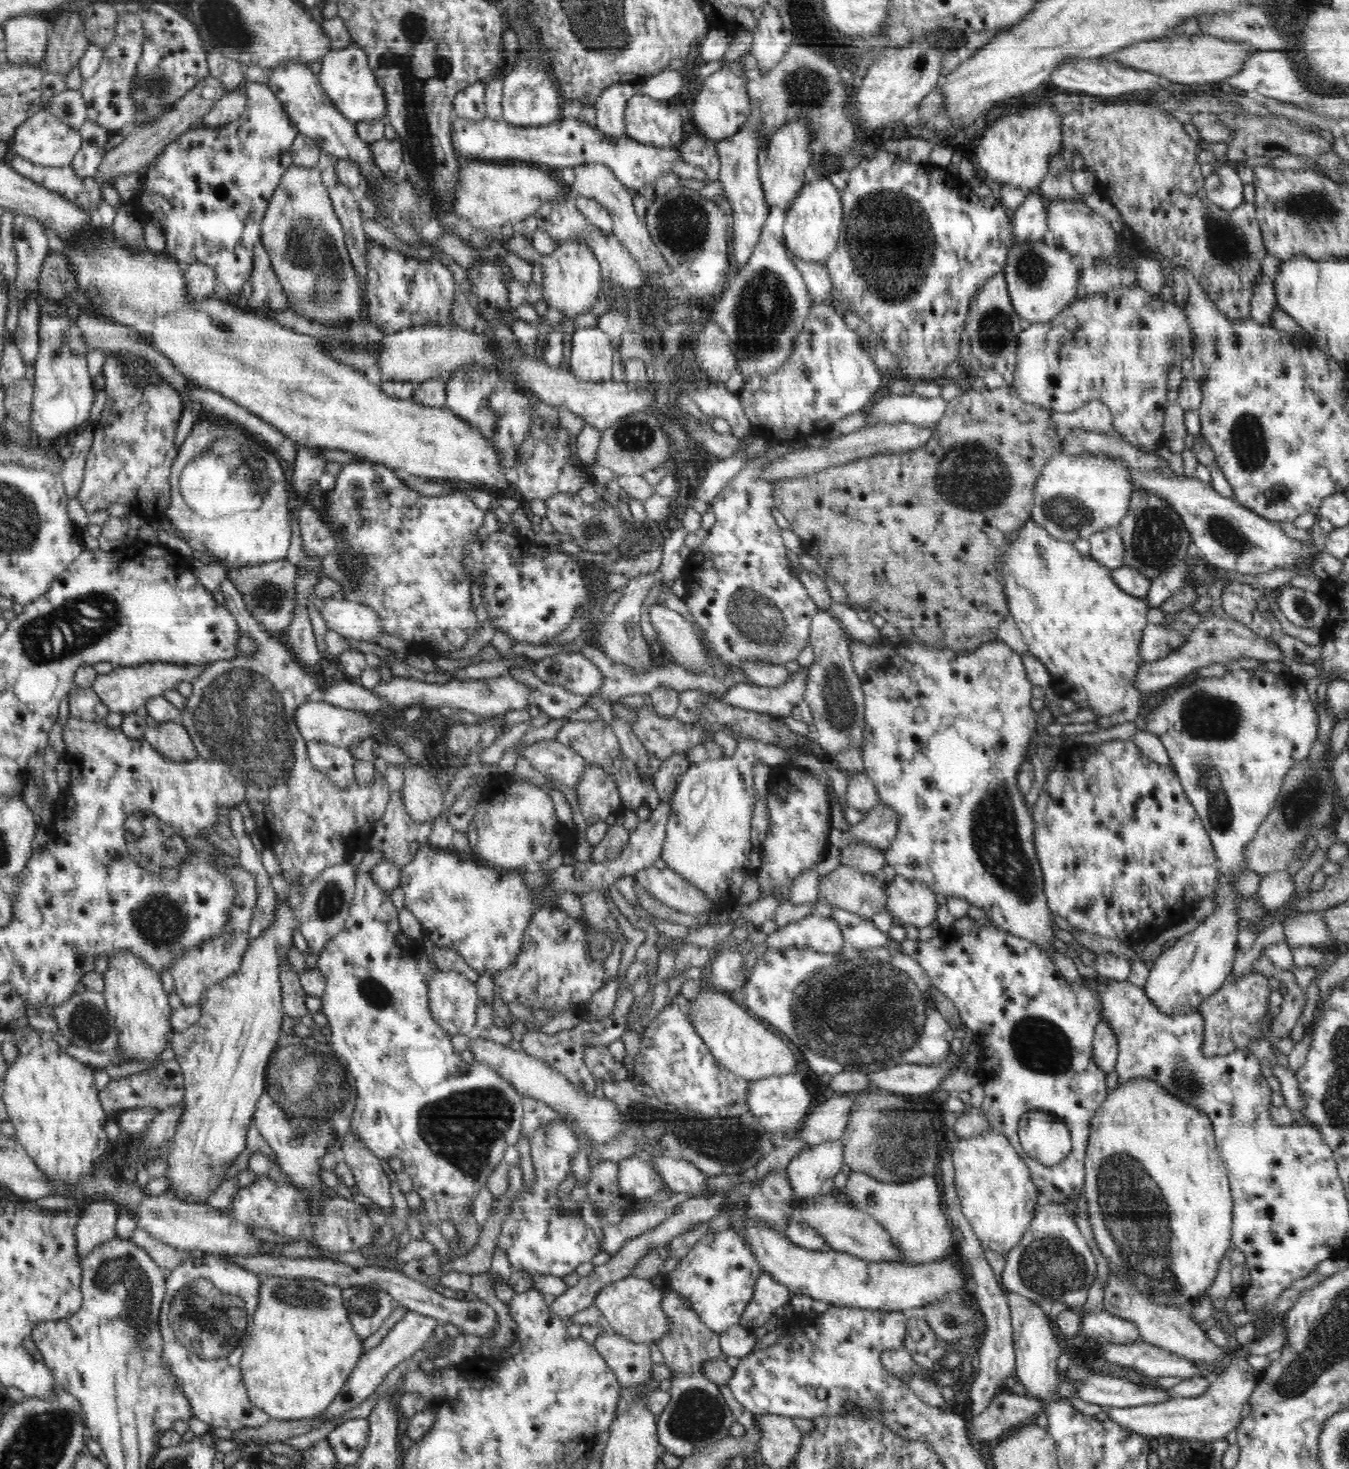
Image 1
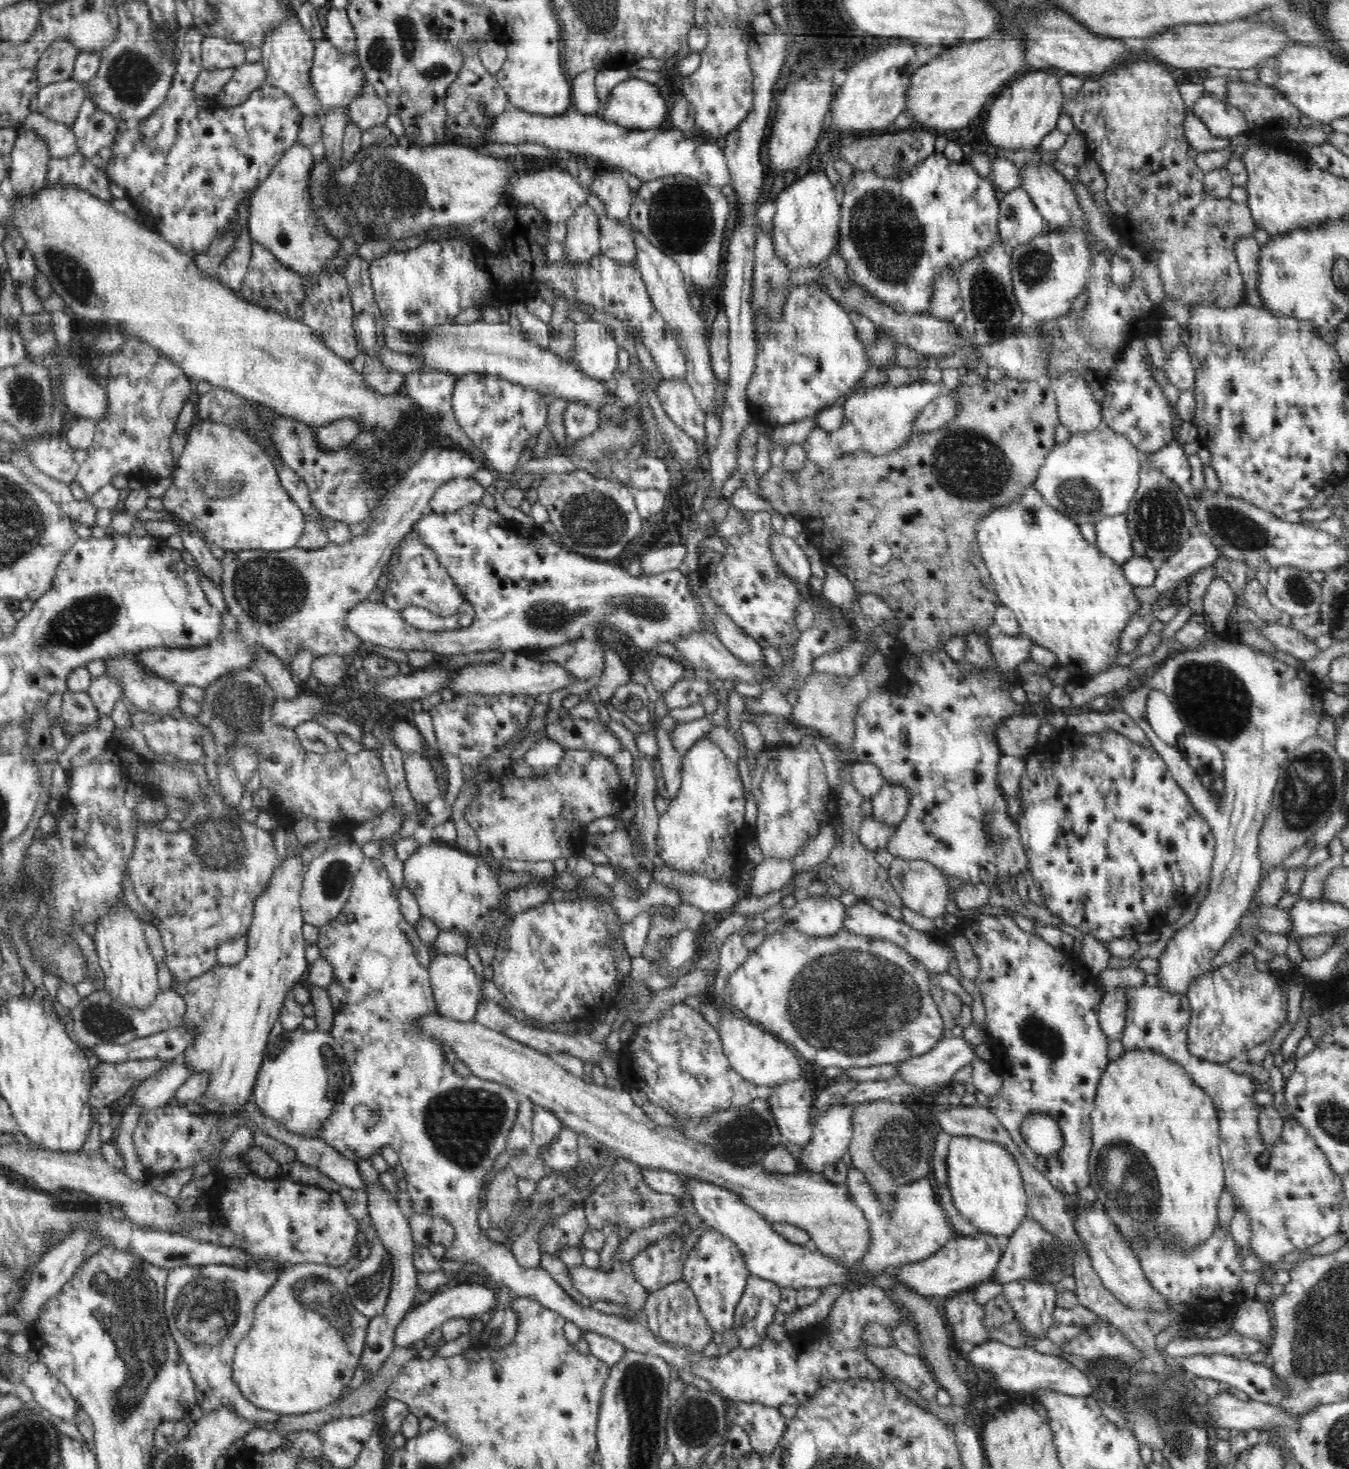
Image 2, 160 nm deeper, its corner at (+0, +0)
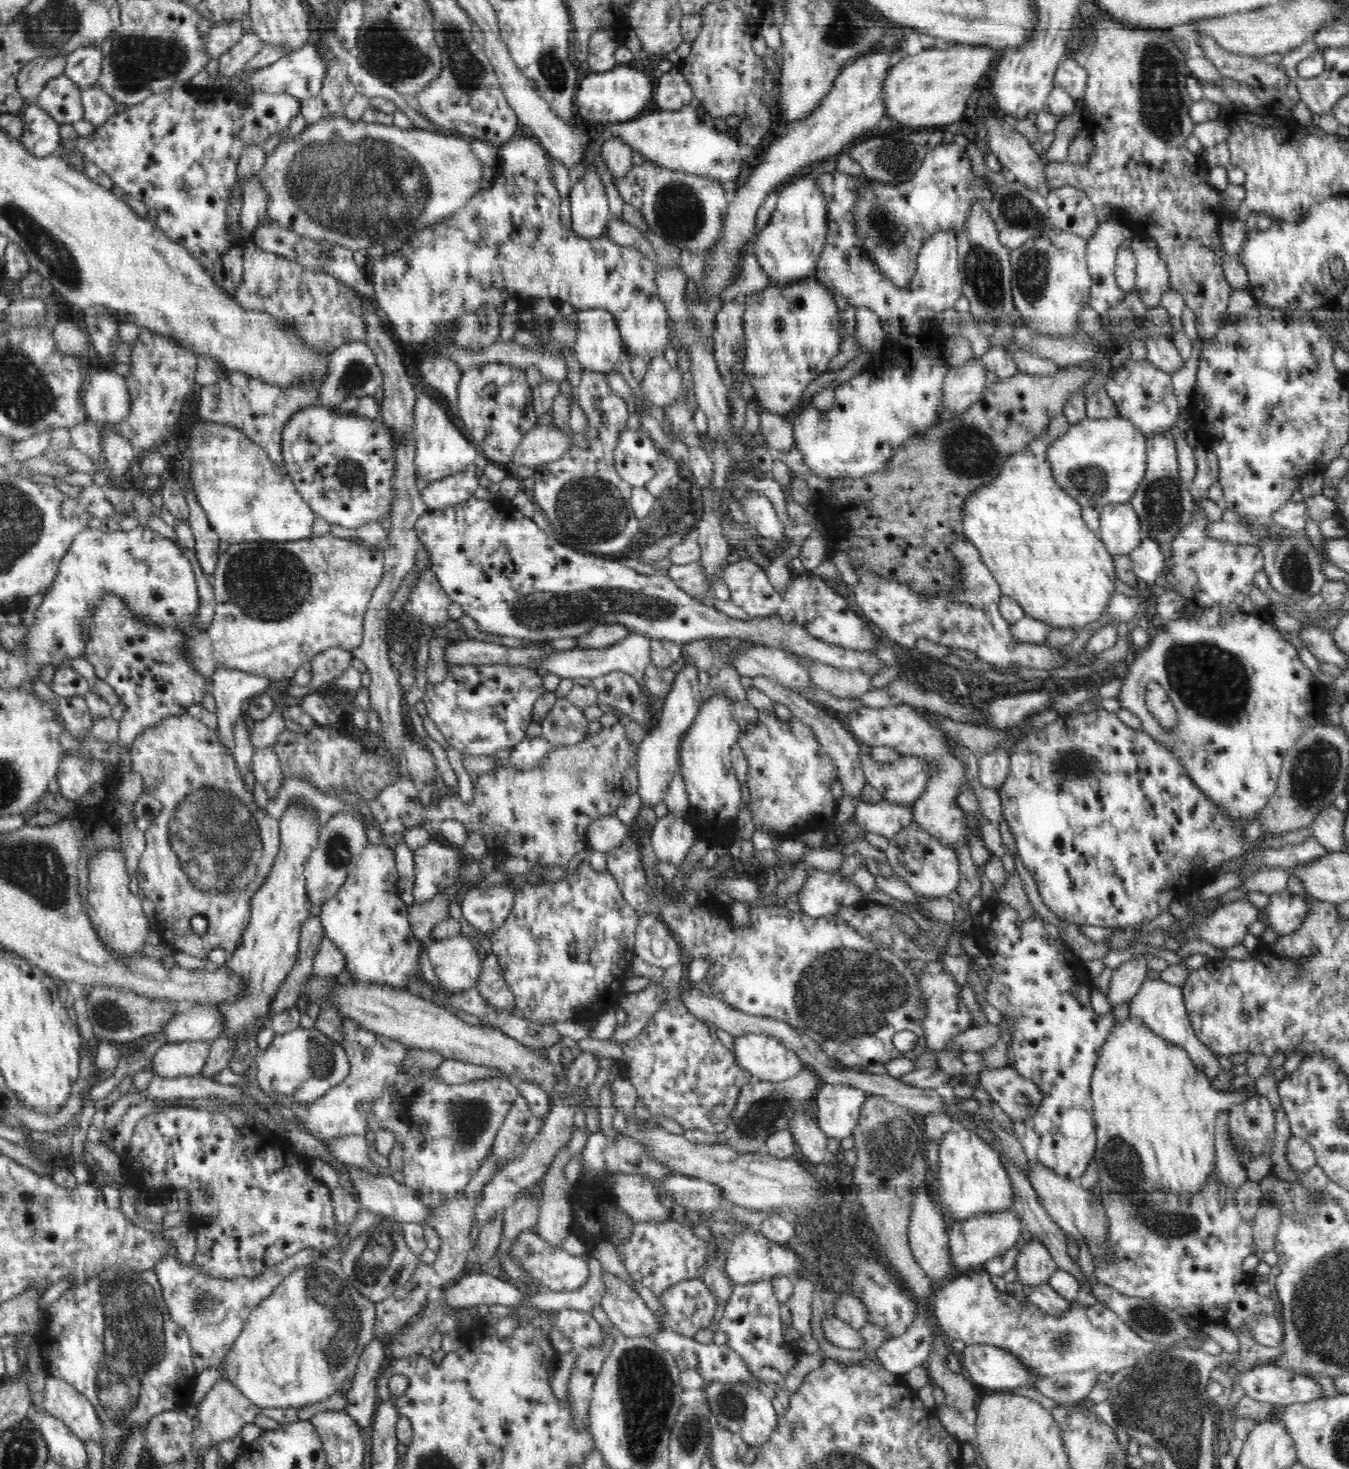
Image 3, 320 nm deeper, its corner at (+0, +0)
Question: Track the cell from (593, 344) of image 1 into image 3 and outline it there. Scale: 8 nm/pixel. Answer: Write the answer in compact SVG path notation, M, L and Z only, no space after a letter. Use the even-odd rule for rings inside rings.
M606 309L577 310L573 347L582 368L607 374L620 364L623 342L614 315Z

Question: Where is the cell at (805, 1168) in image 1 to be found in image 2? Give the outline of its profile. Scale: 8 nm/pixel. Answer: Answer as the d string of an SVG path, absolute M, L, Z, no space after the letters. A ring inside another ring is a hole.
M832 1104L813 1125L810 1144L796 1157L800 1169L823 1178L825 1166L836 1164L849 1151L853 1136L853 1105Z

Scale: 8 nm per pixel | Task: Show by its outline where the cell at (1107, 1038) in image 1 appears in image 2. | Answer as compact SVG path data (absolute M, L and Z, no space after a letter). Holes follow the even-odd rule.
M1120 986L1107 991L1101 998L1098 1008L1098 1022L1108 1044L1123 1035L1126 1020L1126 990Z

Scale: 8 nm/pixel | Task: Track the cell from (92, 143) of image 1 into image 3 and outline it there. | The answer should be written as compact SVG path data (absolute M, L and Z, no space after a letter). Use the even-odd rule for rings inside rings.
M98 86L81 90L82 105L84 105L84 119L90 121L95 128L116 113L117 102Z

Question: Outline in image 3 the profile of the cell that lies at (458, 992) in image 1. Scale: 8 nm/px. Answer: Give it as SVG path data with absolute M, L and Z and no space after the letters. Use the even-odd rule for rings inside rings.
M460 933L447 939L431 939L425 944L440 985L448 991L465 991L476 986L480 958L474 942Z

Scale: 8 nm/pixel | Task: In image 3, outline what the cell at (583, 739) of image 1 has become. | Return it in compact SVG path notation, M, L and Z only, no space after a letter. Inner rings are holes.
M557 698L540 723L540 736L555 747L576 745L592 736L588 733L588 723L583 711L574 706L574 703L567 698Z

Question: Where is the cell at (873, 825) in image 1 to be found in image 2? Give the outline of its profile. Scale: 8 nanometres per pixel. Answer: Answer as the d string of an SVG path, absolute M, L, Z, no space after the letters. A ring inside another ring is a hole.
M885 782L870 799L873 808L871 816L894 828L907 815L910 806L908 789L898 783Z

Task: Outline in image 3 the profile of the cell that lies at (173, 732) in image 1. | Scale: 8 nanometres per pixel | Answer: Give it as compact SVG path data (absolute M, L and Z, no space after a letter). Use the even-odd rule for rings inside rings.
M190 712L180 716L173 716L161 720L153 727L147 729L142 735L136 737L136 741L128 748L131 757L131 770L138 773L144 781L146 792L154 796L162 804L160 814L150 821L148 829L145 830L145 849L139 858L138 869L135 872L140 890L143 891L145 898L154 902L154 922L158 922L158 928L162 930L162 943L169 946L173 951L186 952L196 958L208 959L208 954L214 948L222 948L229 959L238 948L247 923L251 919L251 899L252 896L264 884L266 877L271 871L272 865L276 860L281 842L279 839L279 821L266 813L265 809L258 807L254 801L252 791L244 783L244 777L236 765L233 754L229 752L218 739L216 730L207 727L201 720L198 720ZM192 916L202 916L208 920L208 928L204 934L196 934L190 928Z

